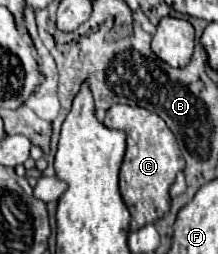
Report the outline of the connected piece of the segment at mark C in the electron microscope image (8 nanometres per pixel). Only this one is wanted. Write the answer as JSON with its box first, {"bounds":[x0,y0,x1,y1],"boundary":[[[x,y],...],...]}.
{"bounds":[104,104,184,230],"boundary":[[[116,104],[106,112],[104,124],[108,128],[126,132],[126,156],[120,168],[120,192],[130,210],[132,224],[130,230],[138,230],[140,226],[152,224],[162,218],[170,210],[170,186],[176,180],[176,174],[184,168],[184,158],[178,150],[178,142],[174,134],[168,130],[166,122],[144,108]]]}

